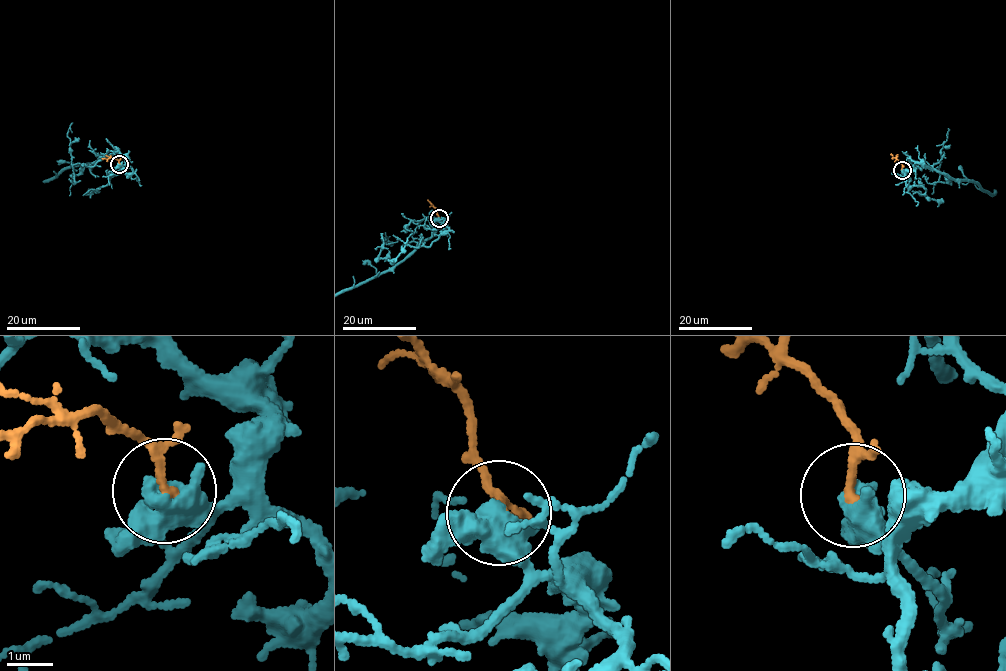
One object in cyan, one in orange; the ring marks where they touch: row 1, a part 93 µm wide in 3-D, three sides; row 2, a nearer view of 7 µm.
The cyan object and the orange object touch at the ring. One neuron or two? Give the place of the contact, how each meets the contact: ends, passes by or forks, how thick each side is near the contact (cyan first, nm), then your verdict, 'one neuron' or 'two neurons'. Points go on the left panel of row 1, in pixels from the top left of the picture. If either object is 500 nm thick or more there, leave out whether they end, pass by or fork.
place (119, 164); cyan forks; orange passes by; calibres 400 and 140 nm; one neuron

